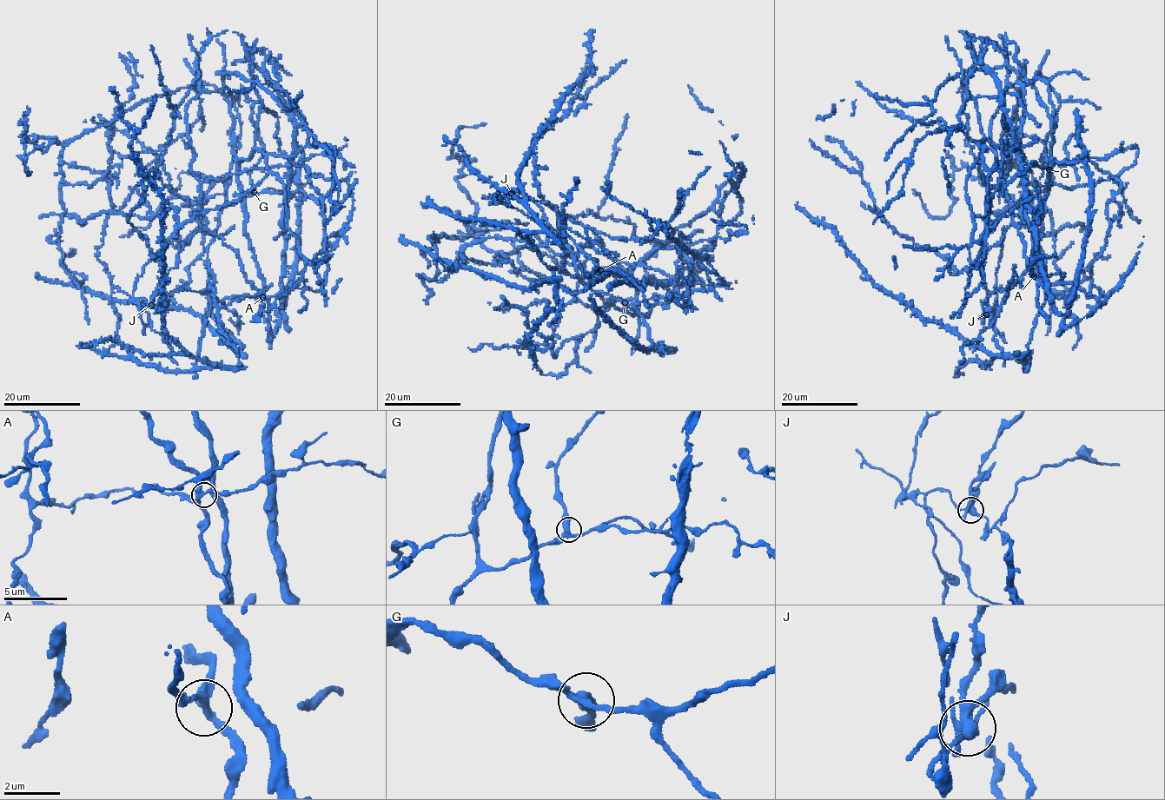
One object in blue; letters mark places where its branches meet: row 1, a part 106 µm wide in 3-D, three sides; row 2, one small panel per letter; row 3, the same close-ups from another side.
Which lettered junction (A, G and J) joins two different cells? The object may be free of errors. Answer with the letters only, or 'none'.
J

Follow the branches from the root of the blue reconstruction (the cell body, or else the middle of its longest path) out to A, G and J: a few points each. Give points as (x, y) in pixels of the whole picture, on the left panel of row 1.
A: (190, 101), (185, 118), (199, 210), (206, 228), (234, 251), (246, 279), (262, 297)
G: (190, 101), (205, 92), (231, 95), (241, 135), (227, 200), (234, 204), (254, 192)
J: (190, 101), (185, 118), (193, 155), (191, 168), (199, 181), (199, 210), (206, 227), (184, 242), (151, 305)

